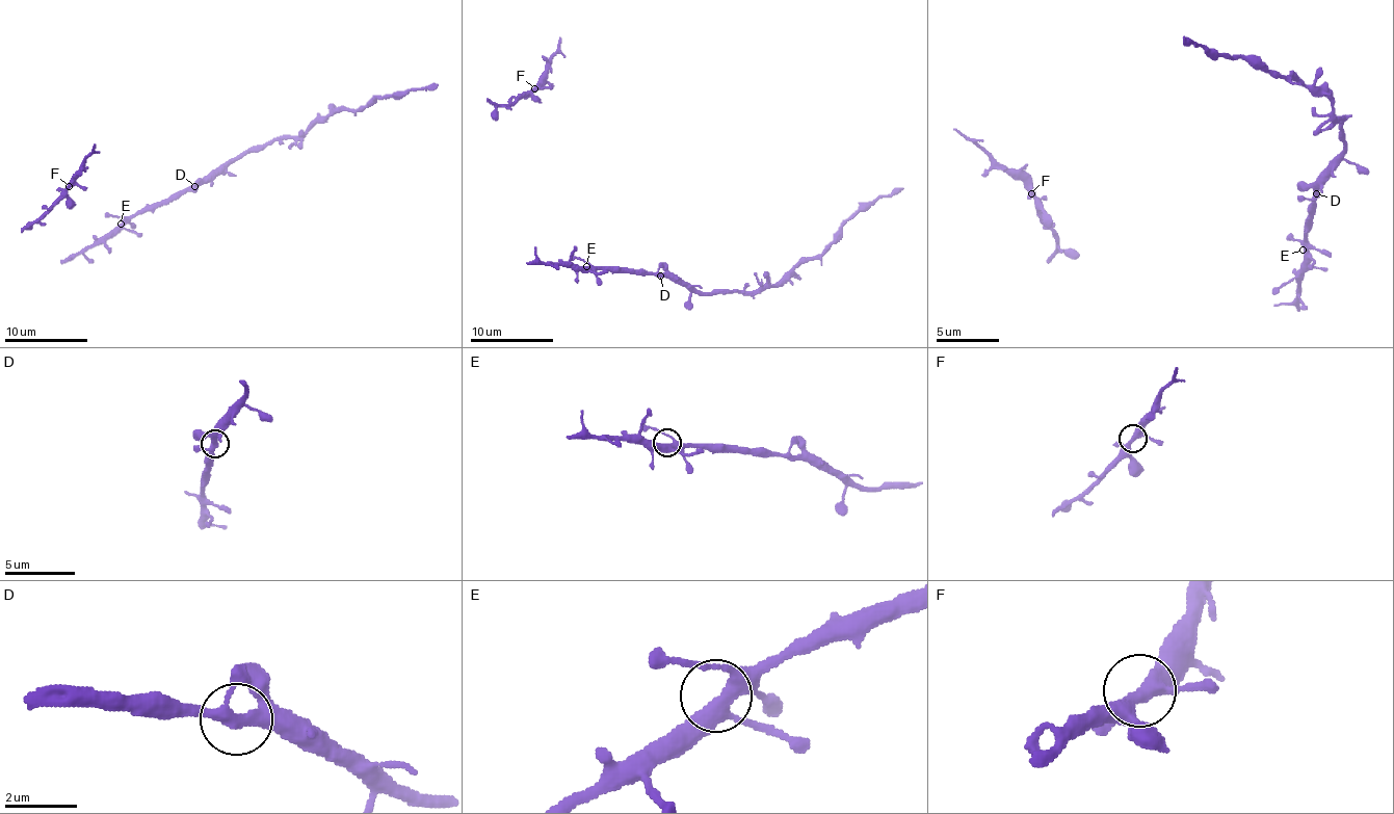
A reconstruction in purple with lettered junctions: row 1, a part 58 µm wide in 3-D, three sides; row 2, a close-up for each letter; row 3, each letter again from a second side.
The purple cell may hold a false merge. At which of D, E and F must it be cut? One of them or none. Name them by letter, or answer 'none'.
none

